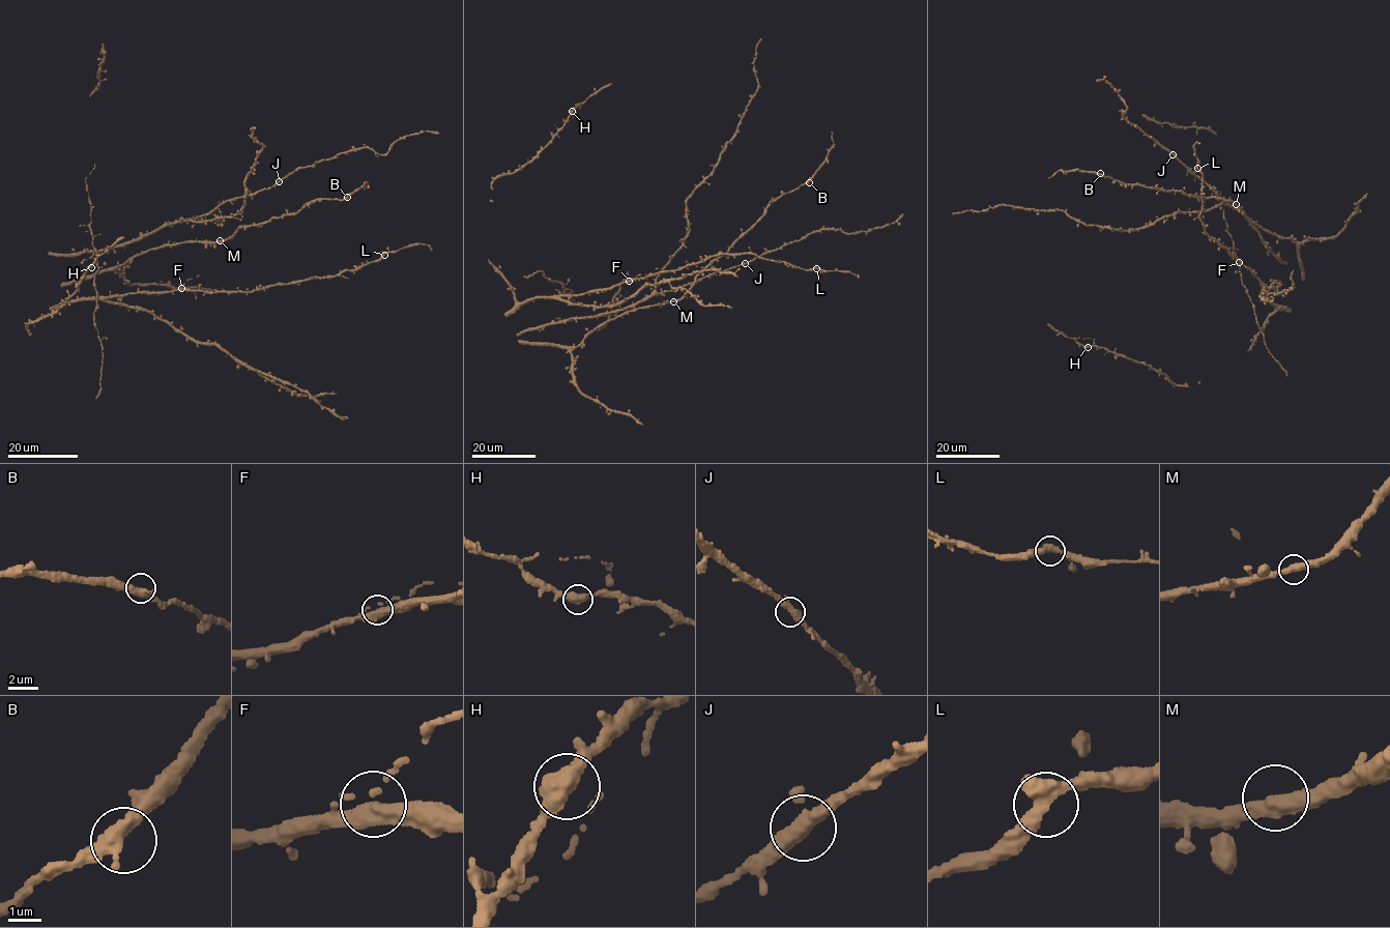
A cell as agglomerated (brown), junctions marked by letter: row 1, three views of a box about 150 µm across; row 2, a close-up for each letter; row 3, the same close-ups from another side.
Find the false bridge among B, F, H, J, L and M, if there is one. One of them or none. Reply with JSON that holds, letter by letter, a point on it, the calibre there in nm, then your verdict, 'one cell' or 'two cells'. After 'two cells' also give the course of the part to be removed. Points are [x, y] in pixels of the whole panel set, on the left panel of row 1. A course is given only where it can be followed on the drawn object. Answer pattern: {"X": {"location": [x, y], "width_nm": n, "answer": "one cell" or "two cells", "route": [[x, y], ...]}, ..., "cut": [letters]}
{"B": {"location": [347, 197], "width_nm": 400, "answer": "one cell"}, "F": {"location": [181, 288], "width_nm": 440, "answer": "one cell"}, "H": {"location": [91, 267], "width_nm": 440, "answer": "one cell"}, "J": {"location": [279, 181], "width_nm": 400, "answer": "one cell"}, "L": {"location": [384, 255], "width_nm": 440, "answer": "one cell"}, "M": {"location": [220, 240], "width_nm": 420, "answer": "one cell"}, "cut": []}

